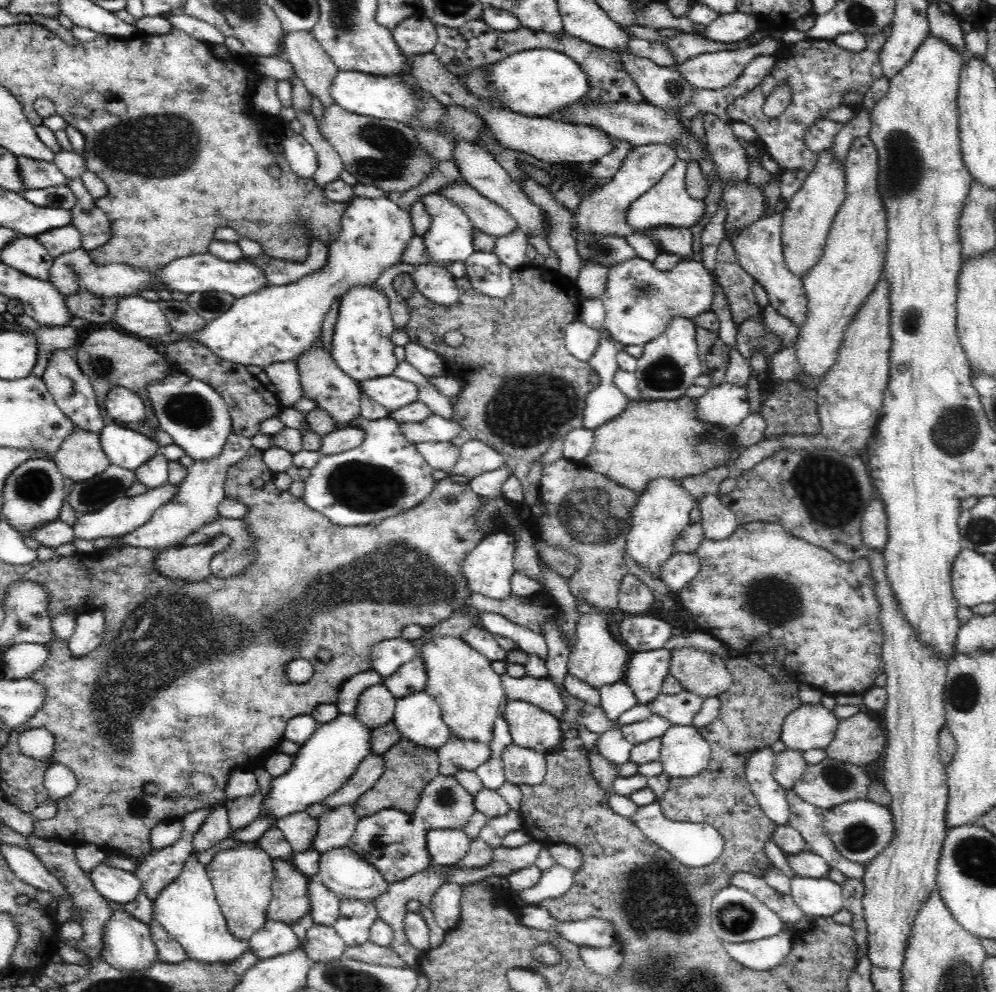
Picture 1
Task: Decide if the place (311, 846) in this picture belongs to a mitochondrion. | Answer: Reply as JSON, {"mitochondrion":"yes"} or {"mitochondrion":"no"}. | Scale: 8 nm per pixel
{"mitochondrion":"no"}

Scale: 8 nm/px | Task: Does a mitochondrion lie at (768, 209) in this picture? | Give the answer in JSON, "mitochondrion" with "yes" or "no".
{"mitochondrion":"no"}

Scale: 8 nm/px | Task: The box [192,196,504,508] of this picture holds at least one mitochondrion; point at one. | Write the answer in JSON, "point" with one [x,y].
{"point":[210,304]}

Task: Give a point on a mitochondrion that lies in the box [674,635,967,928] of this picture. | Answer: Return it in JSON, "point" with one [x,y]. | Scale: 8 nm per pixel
{"point":[857,837]}

